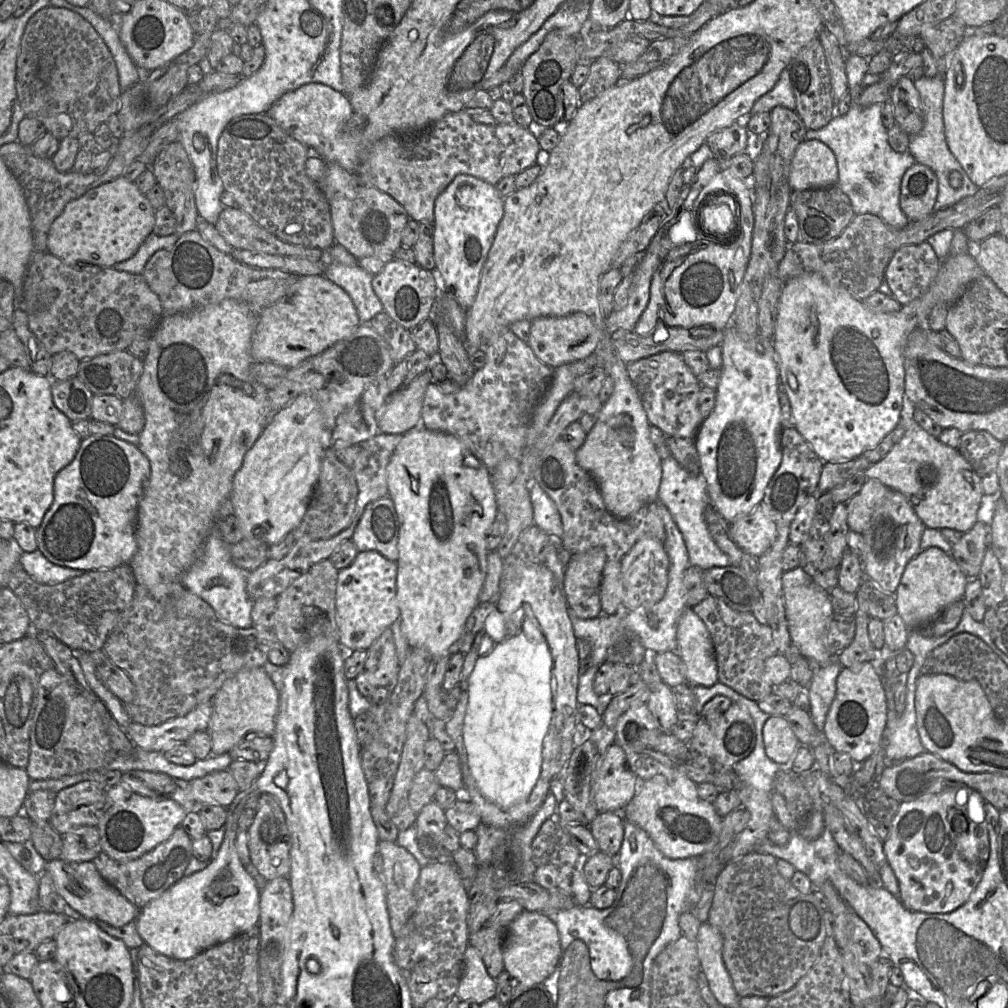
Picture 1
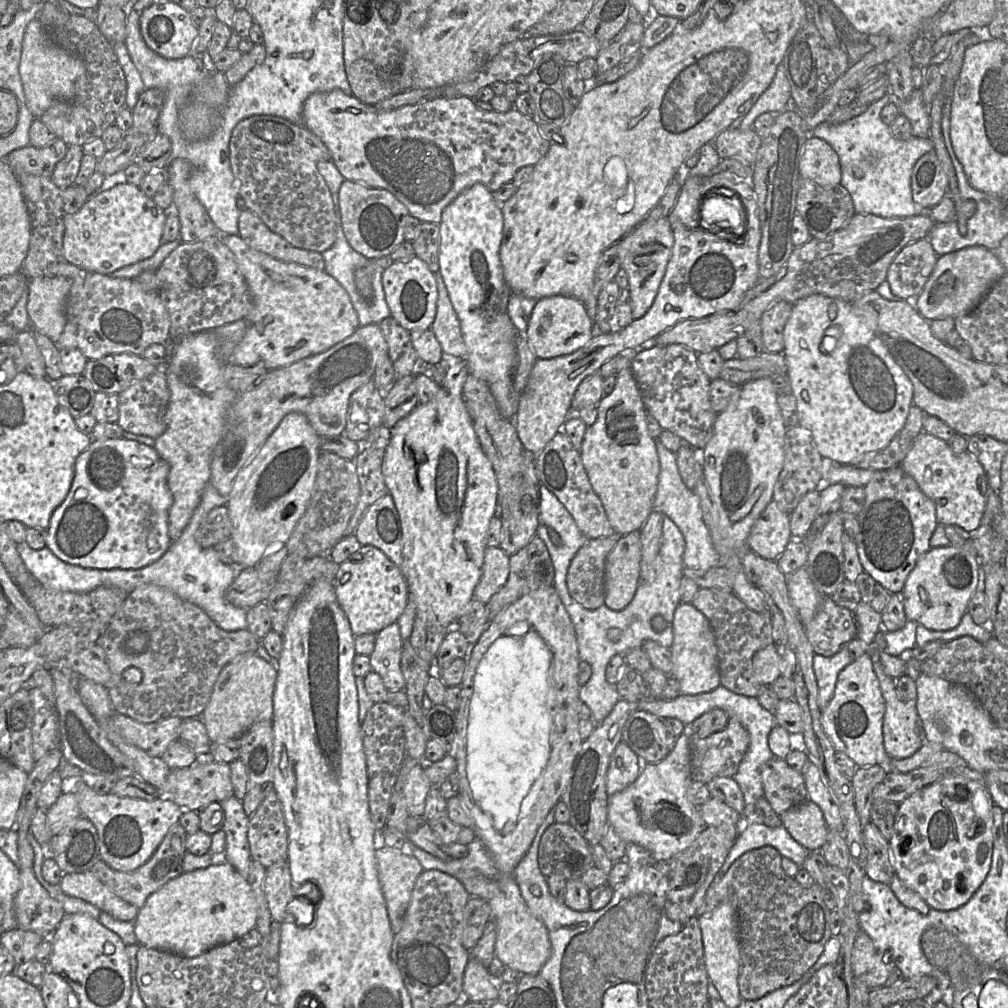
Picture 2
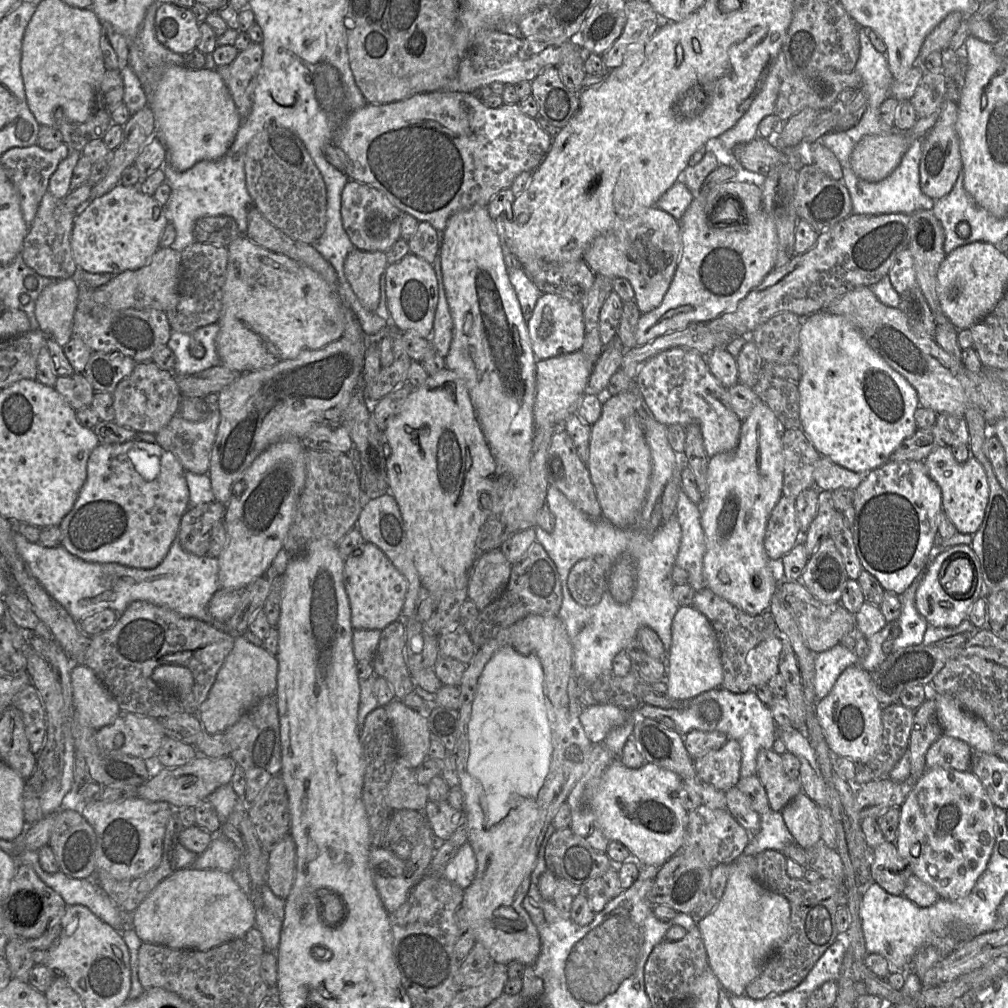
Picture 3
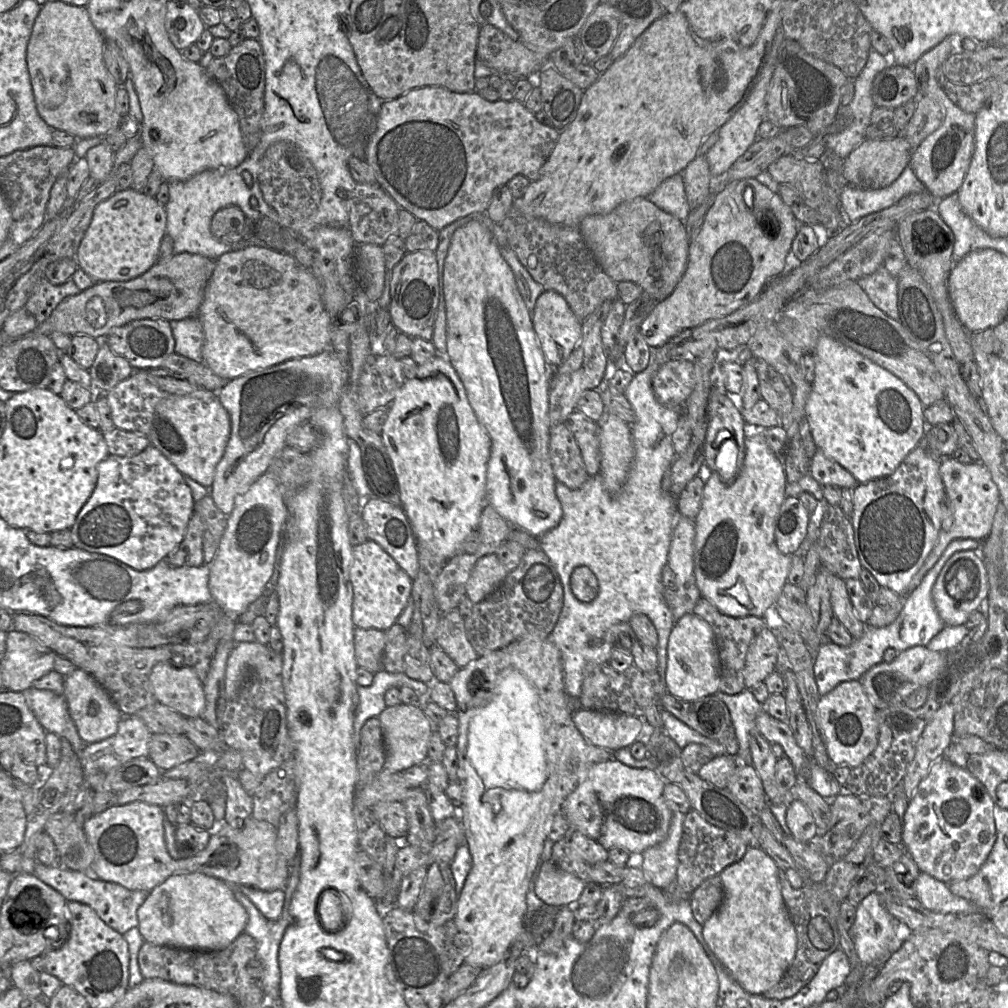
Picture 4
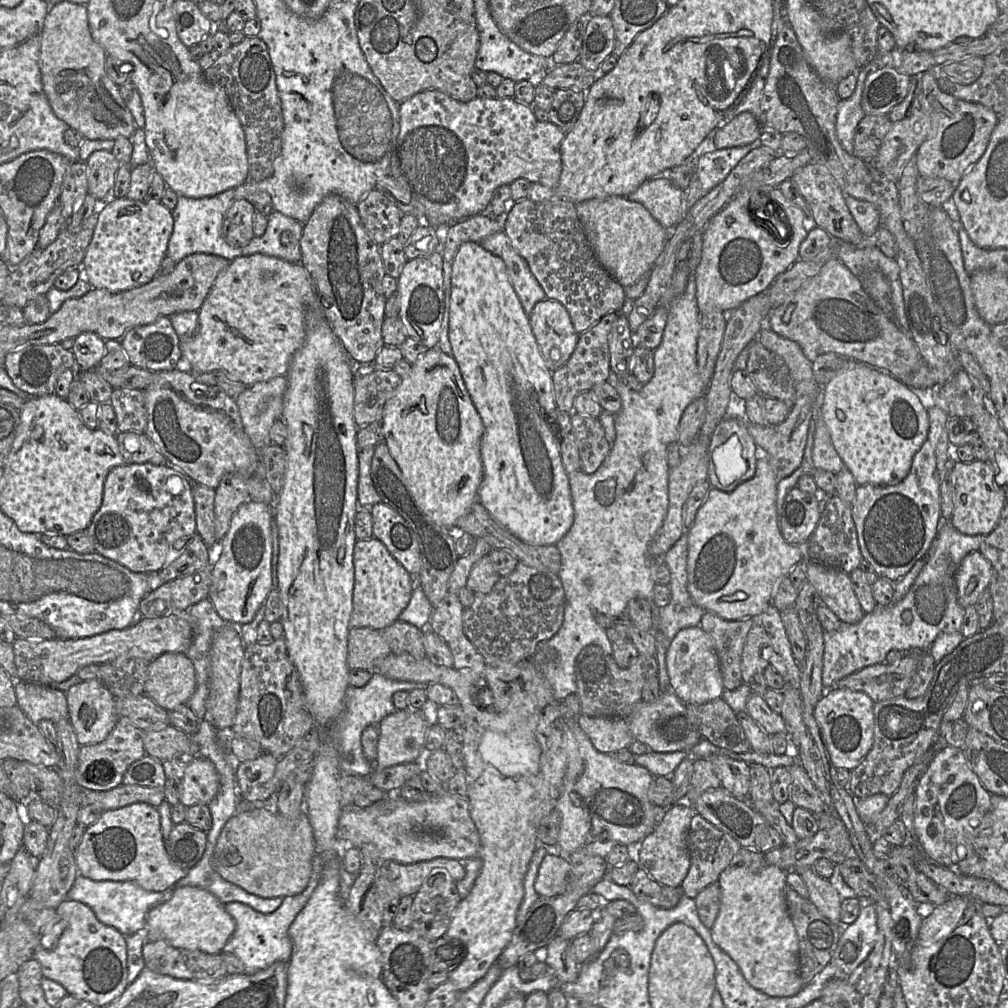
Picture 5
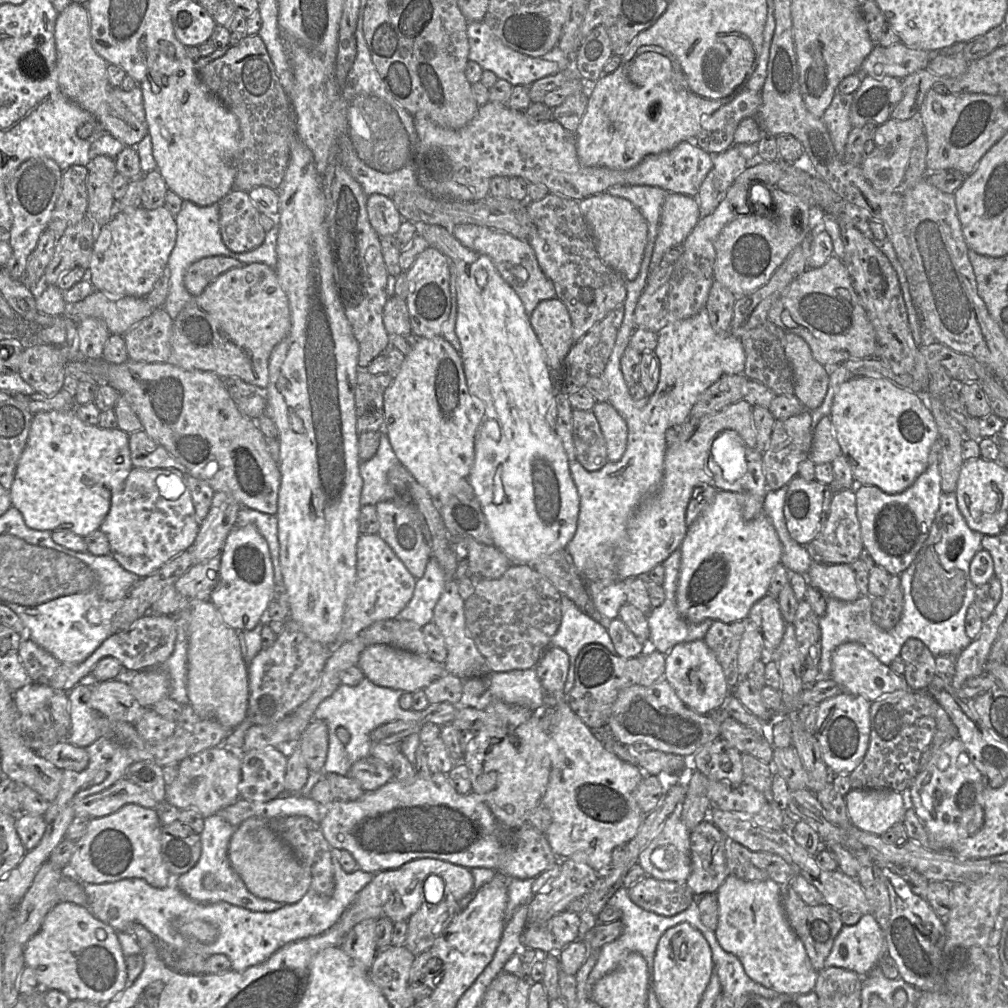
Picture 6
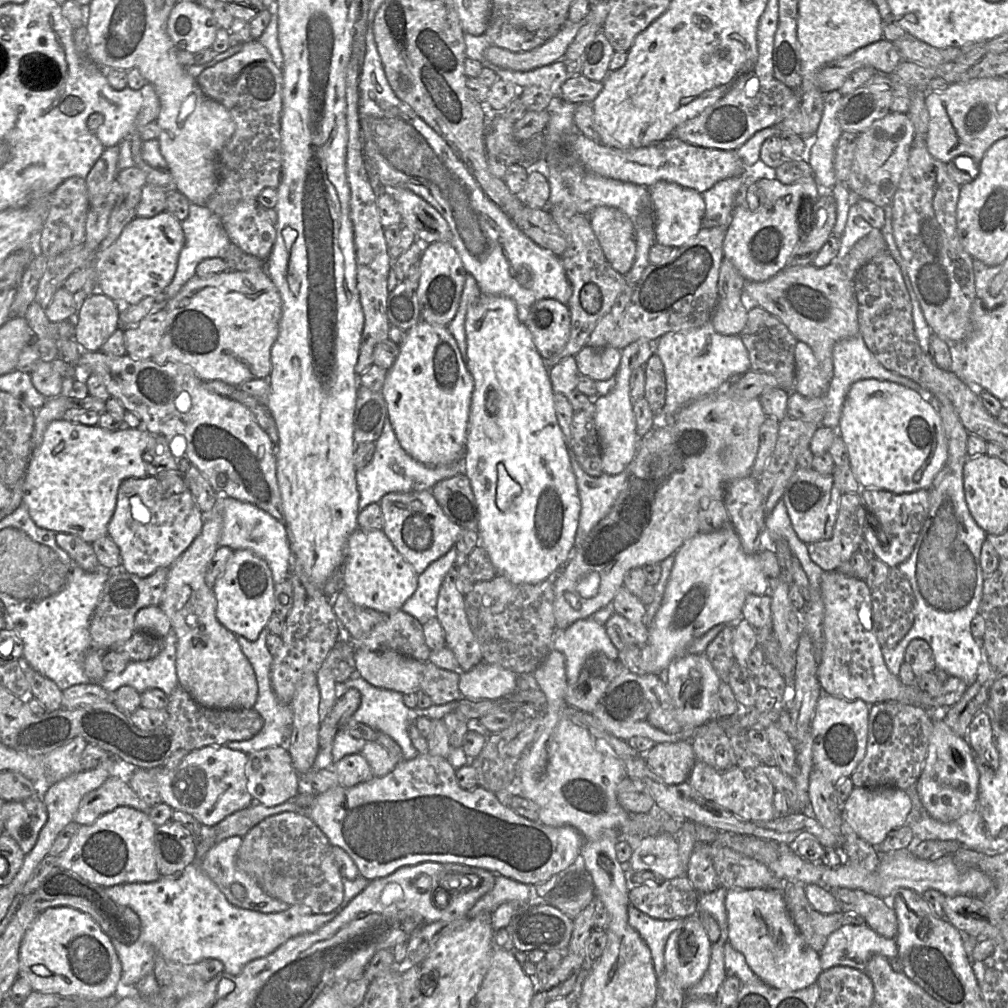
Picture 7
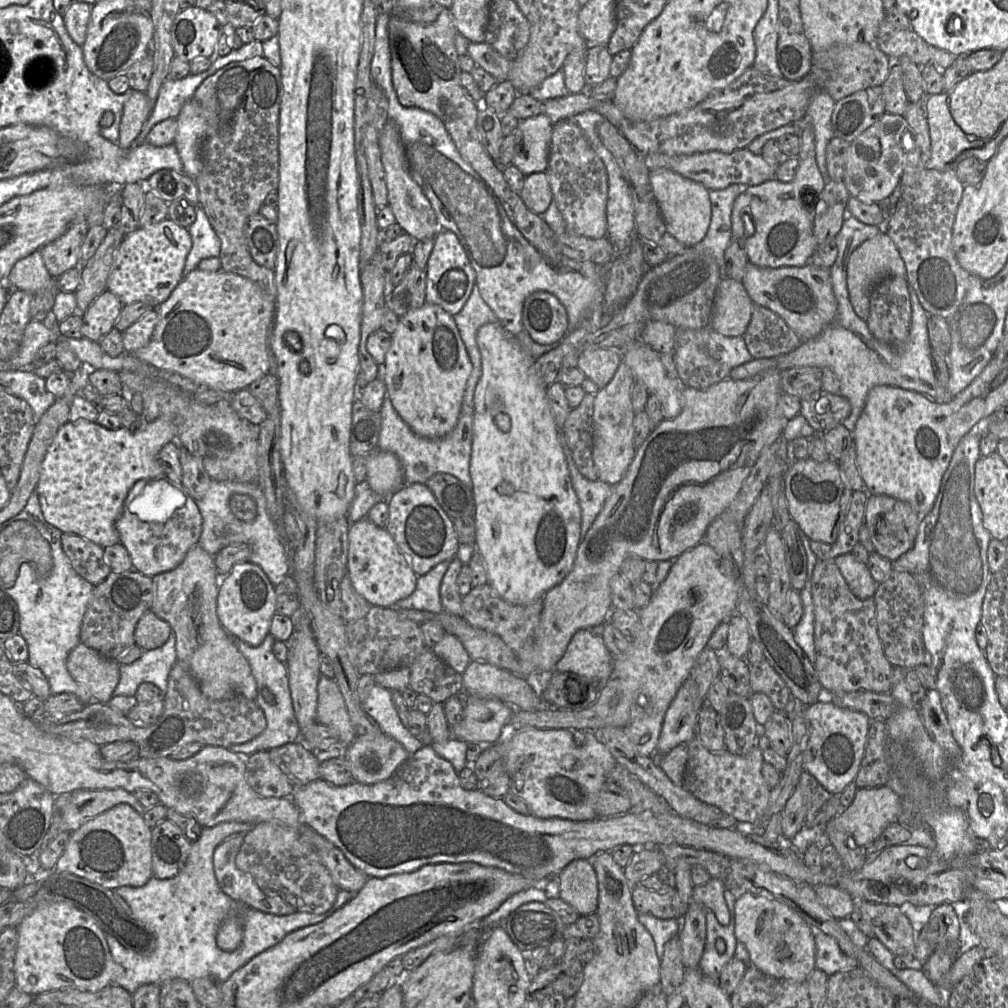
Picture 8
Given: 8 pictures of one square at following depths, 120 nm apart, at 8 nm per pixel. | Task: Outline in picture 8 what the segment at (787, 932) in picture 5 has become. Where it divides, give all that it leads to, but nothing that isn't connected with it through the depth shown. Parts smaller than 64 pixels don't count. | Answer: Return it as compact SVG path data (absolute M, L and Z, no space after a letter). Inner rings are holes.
M740 892L735 901L735 937L745 945L751 963L764 974L786 981L804 981L815 967L815 932L790 906L775 899Z

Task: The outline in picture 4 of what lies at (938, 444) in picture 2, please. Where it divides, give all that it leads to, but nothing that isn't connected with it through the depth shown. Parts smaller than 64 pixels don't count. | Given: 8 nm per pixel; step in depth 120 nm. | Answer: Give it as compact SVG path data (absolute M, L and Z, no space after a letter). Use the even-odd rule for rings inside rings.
M943 458L940 460L939 473L944 487L944 493L950 502L953 525L950 531L939 532L938 539L933 549L927 556L924 564L913 577L909 592L914 590L925 574L940 558L947 545L954 539L974 539L982 541L989 534L996 512L997 505L1000 502L1000 496L997 487L993 483L989 471L980 462L971 462L961 464L953 458Z

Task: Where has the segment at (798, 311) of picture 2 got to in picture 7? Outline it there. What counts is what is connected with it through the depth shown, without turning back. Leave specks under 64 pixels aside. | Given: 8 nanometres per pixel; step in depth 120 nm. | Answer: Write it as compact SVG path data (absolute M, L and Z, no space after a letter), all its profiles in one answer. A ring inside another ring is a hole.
M866 379L851 385L843 403L837 434L842 438L848 452L850 469L862 488L873 488L889 491L893 494L911 493L922 489L931 489L934 478L943 469L947 459L947 440L941 419L936 410L914 391L893 382Z

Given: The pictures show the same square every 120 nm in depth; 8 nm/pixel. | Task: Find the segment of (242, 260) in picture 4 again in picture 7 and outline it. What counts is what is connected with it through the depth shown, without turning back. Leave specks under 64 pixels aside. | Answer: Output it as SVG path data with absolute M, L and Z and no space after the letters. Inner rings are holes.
M265 269L244 272L225 271L205 278L200 278L195 275L180 289L180 291L172 299L167 301L164 310L166 311L165 332L157 352L151 358L151 360L157 364L182 365L192 369L197 377L203 382L220 380L236 387L251 379L264 379L270 376L271 348L279 334L279 324L282 316L282 301L277 287Z

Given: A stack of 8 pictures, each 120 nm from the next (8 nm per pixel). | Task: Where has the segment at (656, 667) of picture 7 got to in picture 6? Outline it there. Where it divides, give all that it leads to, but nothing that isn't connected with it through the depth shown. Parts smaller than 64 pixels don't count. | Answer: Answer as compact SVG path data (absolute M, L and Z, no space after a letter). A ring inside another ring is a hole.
M718 490L713 503L688 527L681 543L681 565L676 600L680 615L690 623L706 619L733 623L746 619L754 603L769 594L776 567L781 563L782 544L768 516L762 513L747 521L742 516L744 495Z

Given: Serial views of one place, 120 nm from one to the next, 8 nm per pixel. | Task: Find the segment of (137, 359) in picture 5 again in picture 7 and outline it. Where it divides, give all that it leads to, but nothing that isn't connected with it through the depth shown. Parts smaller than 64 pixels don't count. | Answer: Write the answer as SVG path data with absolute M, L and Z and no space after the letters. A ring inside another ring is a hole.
M166 311L149 314L134 326L124 330L126 354L139 360L149 360L157 352L165 332Z

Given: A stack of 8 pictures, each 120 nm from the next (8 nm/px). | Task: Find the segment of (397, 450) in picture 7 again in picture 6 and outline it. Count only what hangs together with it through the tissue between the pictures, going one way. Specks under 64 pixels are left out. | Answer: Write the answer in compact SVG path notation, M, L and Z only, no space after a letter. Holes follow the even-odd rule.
M382 432L375 455L368 461L360 461L359 472L362 478L361 506L391 501L392 491L388 485L386 475L391 467L398 464L400 463L392 450L389 439Z

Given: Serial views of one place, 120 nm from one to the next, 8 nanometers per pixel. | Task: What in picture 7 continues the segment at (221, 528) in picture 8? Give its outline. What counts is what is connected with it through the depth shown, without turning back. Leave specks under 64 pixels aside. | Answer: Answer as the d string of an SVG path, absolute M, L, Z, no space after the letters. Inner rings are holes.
M224 495L217 496L216 503L211 513L218 514L222 519L222 531L219 538L219 546L227 546L234 551L243 549L250 550L260 558L264 559L271 570L275 584L289 579L291 550L284 523L279 522L270 514L252 503L240 501Z

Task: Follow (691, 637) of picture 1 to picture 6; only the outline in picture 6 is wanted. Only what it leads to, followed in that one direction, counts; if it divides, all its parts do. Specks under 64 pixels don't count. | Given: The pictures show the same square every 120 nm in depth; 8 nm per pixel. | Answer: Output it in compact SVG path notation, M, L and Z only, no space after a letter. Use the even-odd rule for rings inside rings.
M704 639L676 644L666 654L665 679L687 707L702 715L708 715L713 710L723 707L732 689L726 682L715 654Z

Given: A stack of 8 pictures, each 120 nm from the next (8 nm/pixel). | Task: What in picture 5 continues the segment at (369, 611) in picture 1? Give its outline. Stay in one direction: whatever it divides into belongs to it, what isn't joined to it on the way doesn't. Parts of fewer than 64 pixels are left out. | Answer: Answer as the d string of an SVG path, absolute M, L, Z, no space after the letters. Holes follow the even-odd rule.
M374 537L356 541L353 565L354 588L349 627L383 631L398 620L400 613L408 606L413 591L413 576Z

